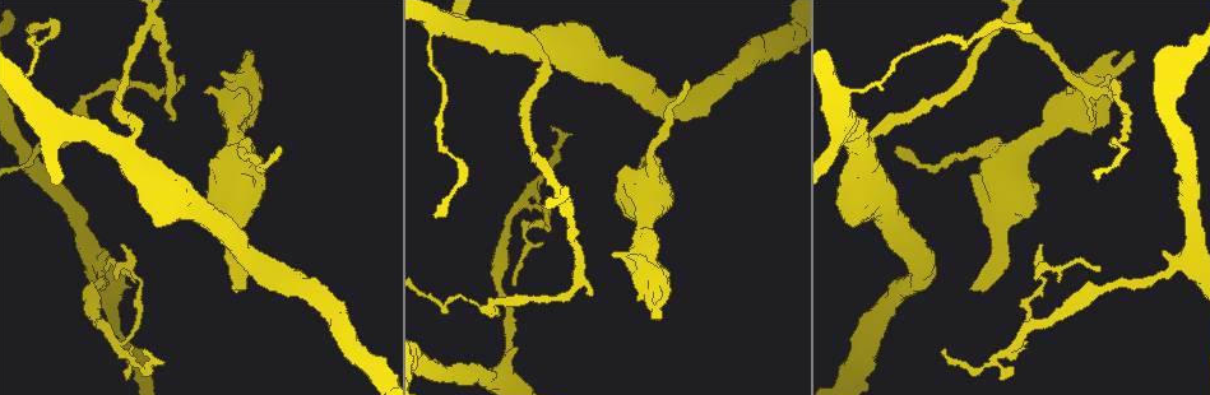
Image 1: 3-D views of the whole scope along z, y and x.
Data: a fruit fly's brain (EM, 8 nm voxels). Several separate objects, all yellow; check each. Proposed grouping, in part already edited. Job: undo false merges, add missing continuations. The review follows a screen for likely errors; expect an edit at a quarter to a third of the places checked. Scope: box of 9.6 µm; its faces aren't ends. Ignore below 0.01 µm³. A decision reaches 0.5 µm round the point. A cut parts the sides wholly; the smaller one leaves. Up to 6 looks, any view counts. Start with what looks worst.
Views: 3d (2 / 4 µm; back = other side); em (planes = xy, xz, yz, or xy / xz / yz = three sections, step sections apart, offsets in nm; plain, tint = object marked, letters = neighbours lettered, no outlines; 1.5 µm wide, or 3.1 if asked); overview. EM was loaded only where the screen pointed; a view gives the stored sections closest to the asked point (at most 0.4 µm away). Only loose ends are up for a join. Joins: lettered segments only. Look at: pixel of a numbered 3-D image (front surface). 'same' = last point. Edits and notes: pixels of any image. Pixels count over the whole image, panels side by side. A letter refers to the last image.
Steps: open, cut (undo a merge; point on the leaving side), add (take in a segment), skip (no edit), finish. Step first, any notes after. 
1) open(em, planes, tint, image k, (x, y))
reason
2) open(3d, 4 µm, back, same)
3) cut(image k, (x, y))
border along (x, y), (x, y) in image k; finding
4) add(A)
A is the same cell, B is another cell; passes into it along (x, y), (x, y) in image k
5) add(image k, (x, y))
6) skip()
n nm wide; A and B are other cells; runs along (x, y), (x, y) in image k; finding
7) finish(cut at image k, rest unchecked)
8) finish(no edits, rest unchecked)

open(em, yz, step 4, plain, image 1, (972, 287))

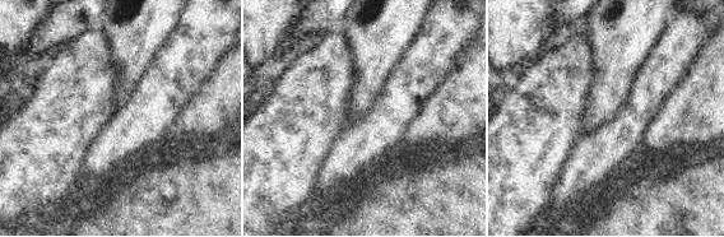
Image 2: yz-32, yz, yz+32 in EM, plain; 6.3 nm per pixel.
open(em, yz, step 4, letters, same)
what lies round it

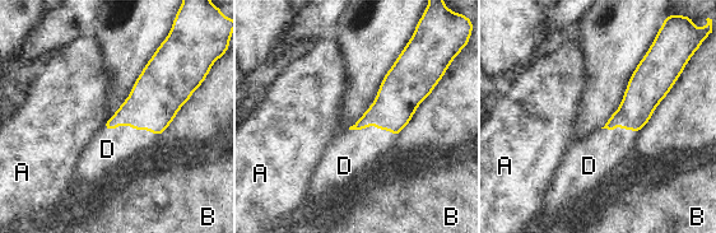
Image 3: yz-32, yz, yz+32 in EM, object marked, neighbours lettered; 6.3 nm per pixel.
add(D)
D touches over 340 nm; D is the same cell, A and B are other cells; it goes on there

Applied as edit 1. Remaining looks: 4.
open(em, xz, step 4, tint, image 1, (658, 318))
free end

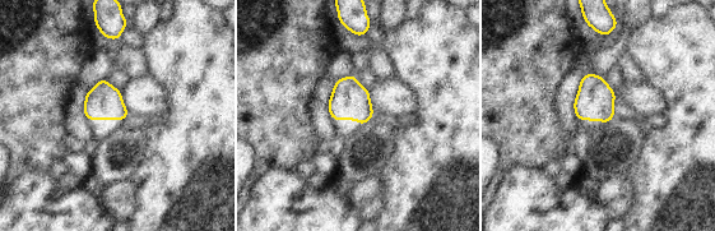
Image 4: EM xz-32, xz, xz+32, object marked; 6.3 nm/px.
open(em, planes, letters, same)

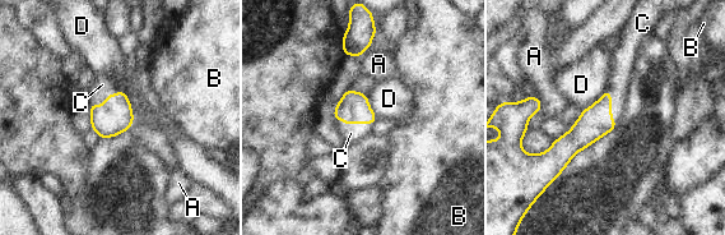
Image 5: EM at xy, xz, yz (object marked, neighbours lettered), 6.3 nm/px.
add(C)
200 nm wide; C is the same cell, A, B and D are other cells; the cell continues

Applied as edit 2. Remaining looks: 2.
open(em, planes, tint, image 1, (1042, 243))
an open end

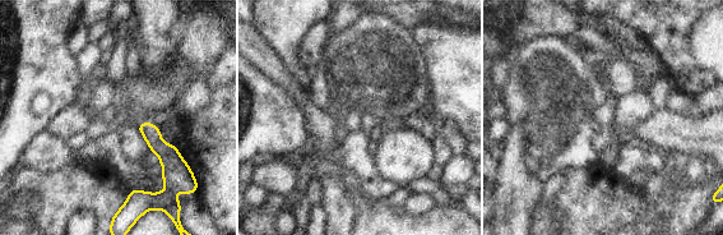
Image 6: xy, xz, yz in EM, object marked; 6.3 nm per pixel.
open(em, planes, letters, same)

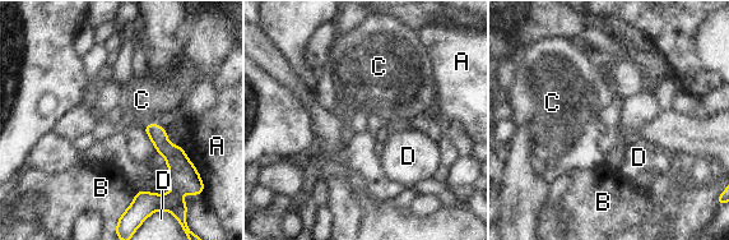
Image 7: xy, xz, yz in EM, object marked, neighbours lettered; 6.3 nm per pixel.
skip()
A, B, C and D are other cells; border along (154, 123), (148, 123), (143, 128) in image 7; none of them fits

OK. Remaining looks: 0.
finish(add at image 3, add at image 5, rest unchecked)

